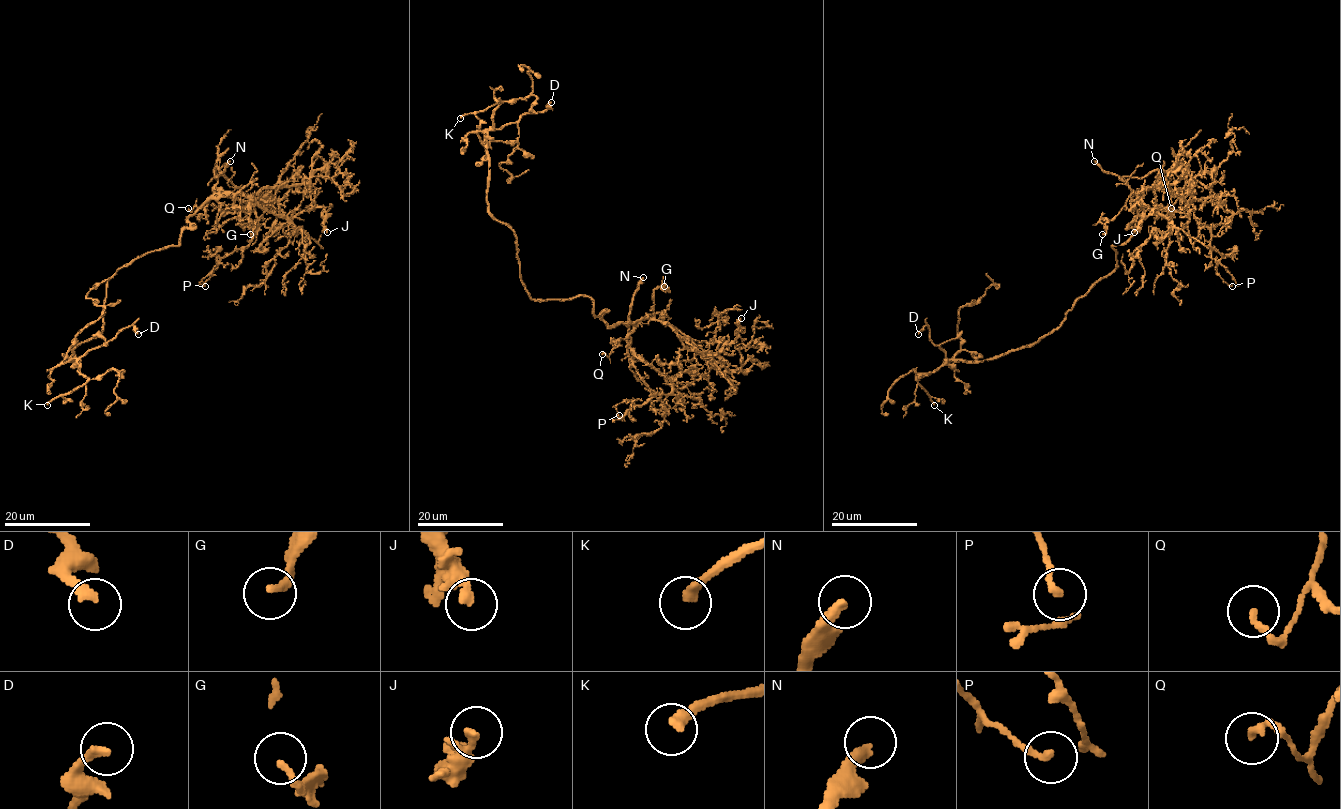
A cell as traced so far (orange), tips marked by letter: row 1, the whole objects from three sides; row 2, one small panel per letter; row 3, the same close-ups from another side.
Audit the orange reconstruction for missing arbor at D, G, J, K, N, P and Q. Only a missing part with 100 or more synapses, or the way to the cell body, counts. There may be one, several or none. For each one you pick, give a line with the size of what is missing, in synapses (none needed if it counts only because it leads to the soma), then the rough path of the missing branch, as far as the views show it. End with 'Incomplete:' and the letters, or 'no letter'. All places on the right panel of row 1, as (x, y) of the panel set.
N: missing branch runs (1094, 161), (1104, 108), (1101, 107)
Incomplete: N

